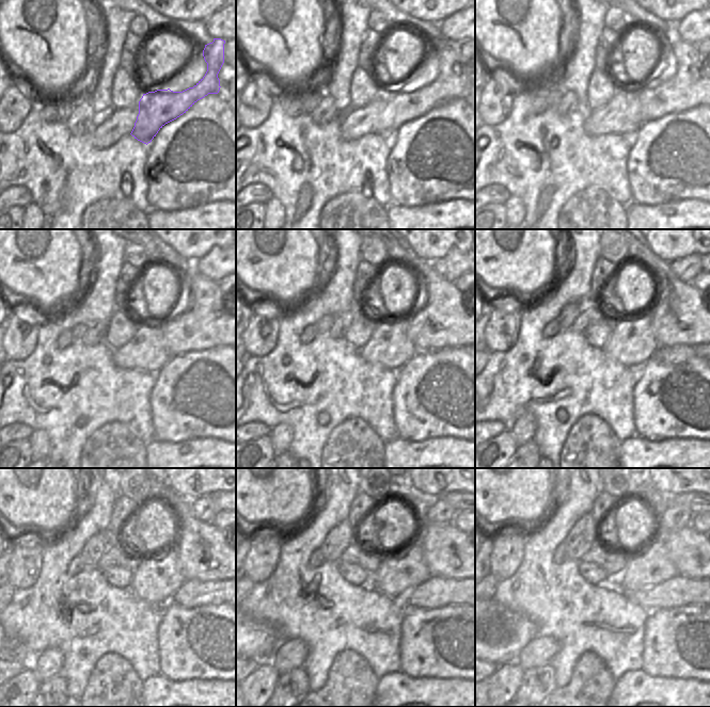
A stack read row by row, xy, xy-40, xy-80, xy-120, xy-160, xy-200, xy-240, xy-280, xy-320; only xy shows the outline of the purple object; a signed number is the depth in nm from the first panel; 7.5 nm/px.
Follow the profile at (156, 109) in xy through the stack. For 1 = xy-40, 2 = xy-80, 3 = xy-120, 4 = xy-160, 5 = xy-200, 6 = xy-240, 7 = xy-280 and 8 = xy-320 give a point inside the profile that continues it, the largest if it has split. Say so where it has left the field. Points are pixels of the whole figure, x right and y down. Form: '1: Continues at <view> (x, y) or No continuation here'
1: Continues at xy-40 (451, 83)
2: Continues at xy-80 (690, 86)
3: Continues at xy-120 (204, 323)
4: Continues at xy-160 (444, 319)
5: Continues at xy-200 (681, 314)
6: Continues at xy-240 (205, 552)
7: Continues at xy-280 (448, 552)
8: Continues at xy-320 (692, 552)

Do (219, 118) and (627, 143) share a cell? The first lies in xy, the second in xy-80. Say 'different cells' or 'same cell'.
different cells

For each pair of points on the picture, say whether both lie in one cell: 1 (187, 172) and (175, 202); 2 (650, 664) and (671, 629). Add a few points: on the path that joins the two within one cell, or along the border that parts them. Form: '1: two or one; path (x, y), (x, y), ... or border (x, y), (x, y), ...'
1: one; path (179, 179), (175, 183), (175, 194)
2: one; path (659, 656), (671, 644), (671, 638)

